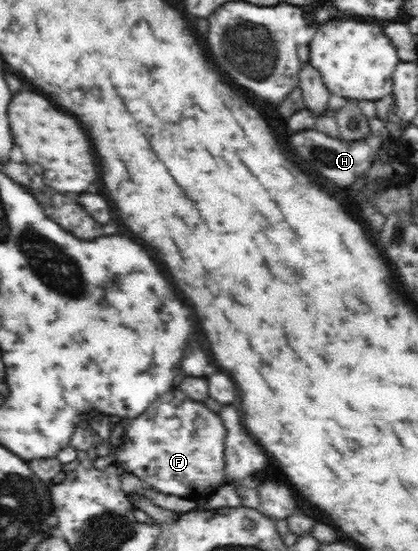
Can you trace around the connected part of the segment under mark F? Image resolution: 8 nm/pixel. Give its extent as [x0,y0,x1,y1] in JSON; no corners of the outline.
[114,388,226,500]

